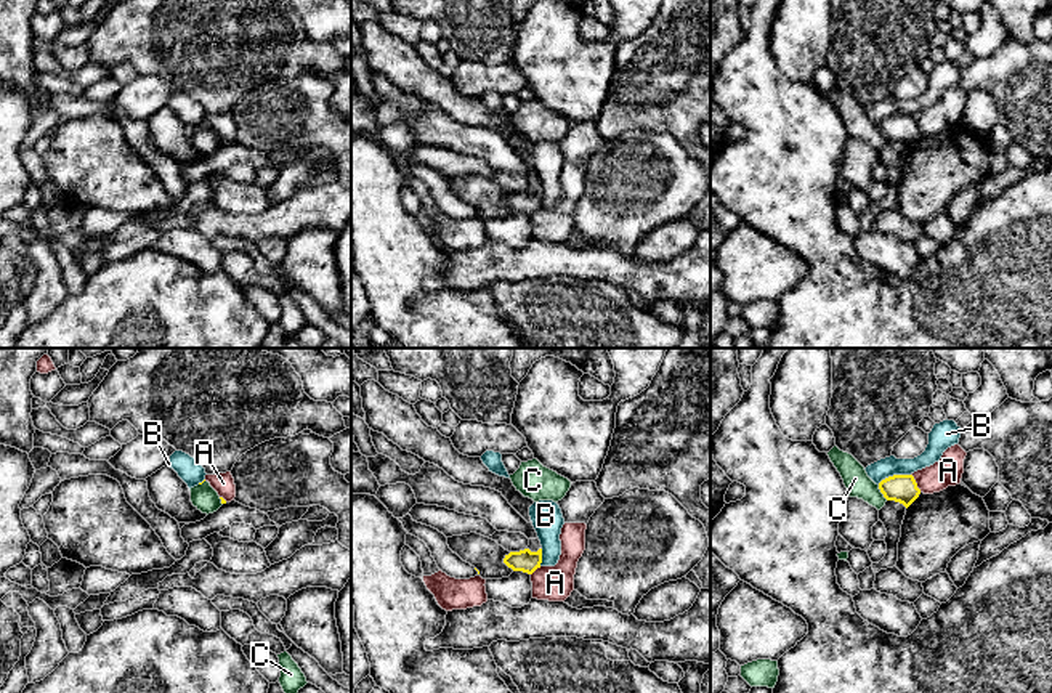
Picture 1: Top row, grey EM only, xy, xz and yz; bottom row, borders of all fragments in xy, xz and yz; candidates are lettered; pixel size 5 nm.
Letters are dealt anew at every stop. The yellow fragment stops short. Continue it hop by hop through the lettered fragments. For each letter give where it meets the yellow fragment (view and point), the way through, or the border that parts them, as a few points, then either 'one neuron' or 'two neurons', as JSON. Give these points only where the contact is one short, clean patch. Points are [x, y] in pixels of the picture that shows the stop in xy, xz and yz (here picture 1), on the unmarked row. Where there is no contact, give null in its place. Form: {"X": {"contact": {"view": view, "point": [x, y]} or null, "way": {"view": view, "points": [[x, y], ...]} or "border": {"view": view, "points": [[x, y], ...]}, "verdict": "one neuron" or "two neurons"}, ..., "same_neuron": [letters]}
{"A": {"contact": {"view": "yz", "point": [916, 124]}, "verdict": "two neurons"}, "B": {"contact": {"view": "yz", "point": [894, 116]}, "border": {"view": "yz", "points": [[910, 114], [894, 114], [878, 124]]}, "verdict": "two neurons"}, "C": {"contact": {"view": "yz", "point": [881, 132]}, "border": {"view": "yz", "points": [[878, 125], [887, 140]]}, "verdict": "two neurons"}, "same_neuron": []}

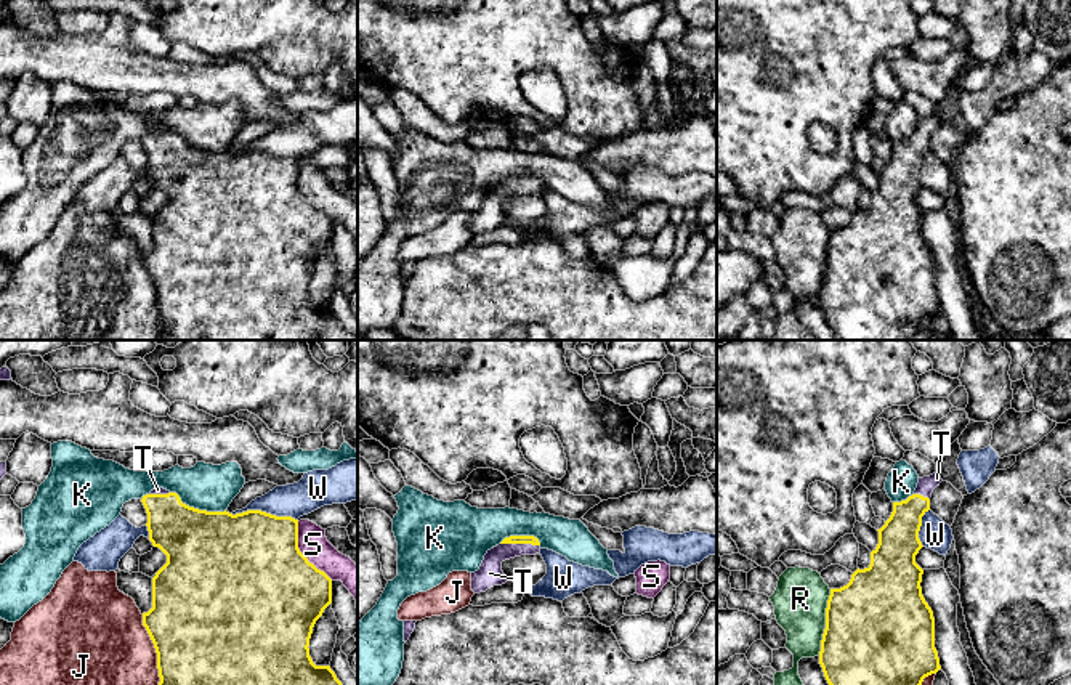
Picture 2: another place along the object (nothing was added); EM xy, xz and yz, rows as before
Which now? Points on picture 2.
{"J": {"contact": {"view": "xy", "point": [157, 295]}, "verdict": "two neurons"}, "K": {"contact": {"view": "xy", "point": [198, 149]}, "border": {"view": "xy", "points": [[170, 132], [189, 146], [225, 151]]}, "verdict": "two neurons"}, "R": {"contact": {"view": "yz", "point": [826, 263]}, "verdict": "two neurons"}, "S": {"contact": {"view": "xy", "point": [302, 194]}, "verdict": "two neurons"}, "T": {"contact": {"view": "xz", "point": [520, 183]}, "way": {"view": "xz", "points": [[513, 180], [520, 183], [489, 214]]}, "verdict": "one neuron"}, "W": {"contact": {"view": "xy", "point": [265, 153]}, "verdict": "two neurons"}, "same_neuron": ["T"]}

